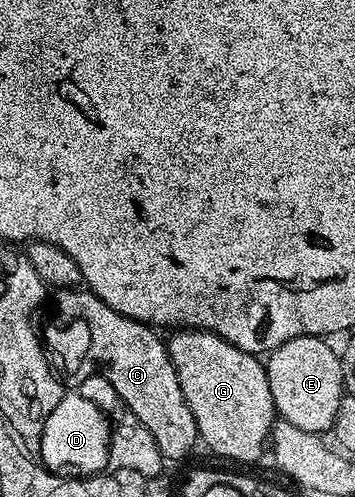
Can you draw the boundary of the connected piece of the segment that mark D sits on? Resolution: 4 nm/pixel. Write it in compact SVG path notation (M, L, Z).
M65 393L52 410L41 434L41 463L51 473L75 472L84 476L101 473L109 460L110 421L91 397Z

